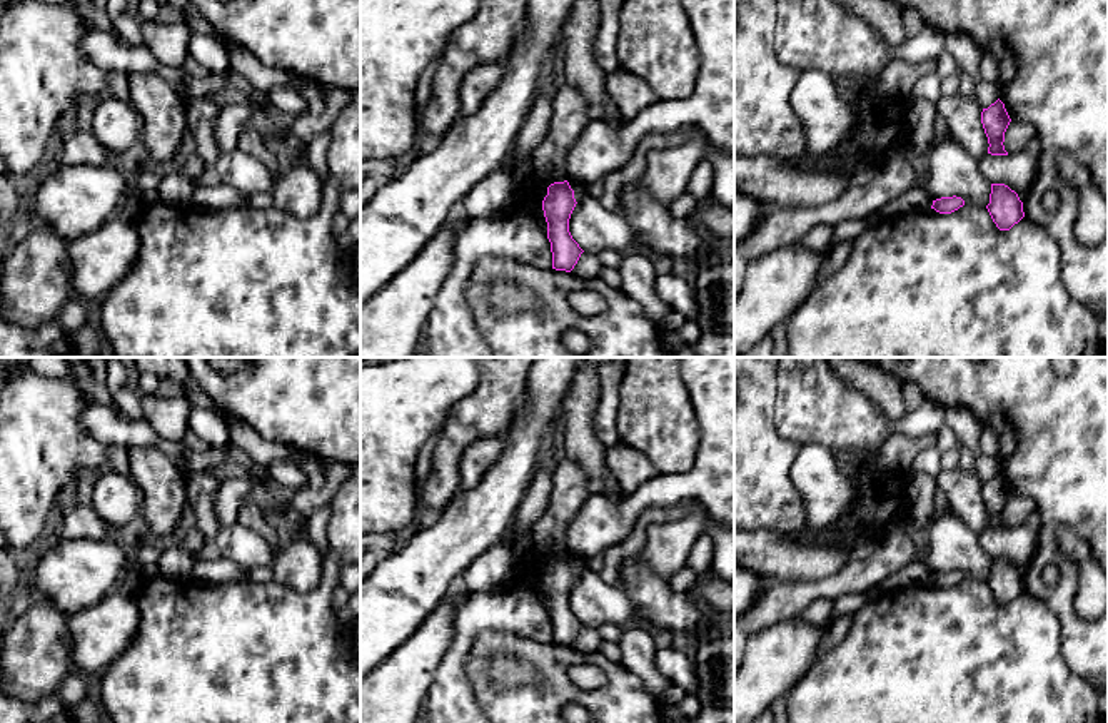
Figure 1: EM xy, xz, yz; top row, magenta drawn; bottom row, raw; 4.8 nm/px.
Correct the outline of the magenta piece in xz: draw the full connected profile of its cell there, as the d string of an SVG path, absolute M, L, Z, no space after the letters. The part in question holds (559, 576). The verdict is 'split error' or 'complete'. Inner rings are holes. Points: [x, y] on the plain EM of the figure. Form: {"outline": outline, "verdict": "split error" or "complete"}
{"outline": "M567 554L551 558L542 574L552 643L556 645L571 646L584 626L569 606L569 593L576 578L574 564Z", "verdict": "complete"}

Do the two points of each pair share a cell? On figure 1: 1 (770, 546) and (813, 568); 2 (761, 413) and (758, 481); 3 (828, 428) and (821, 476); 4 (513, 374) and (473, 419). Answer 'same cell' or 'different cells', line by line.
1: same cell
2: same cell
3: different cells
4: same cell

